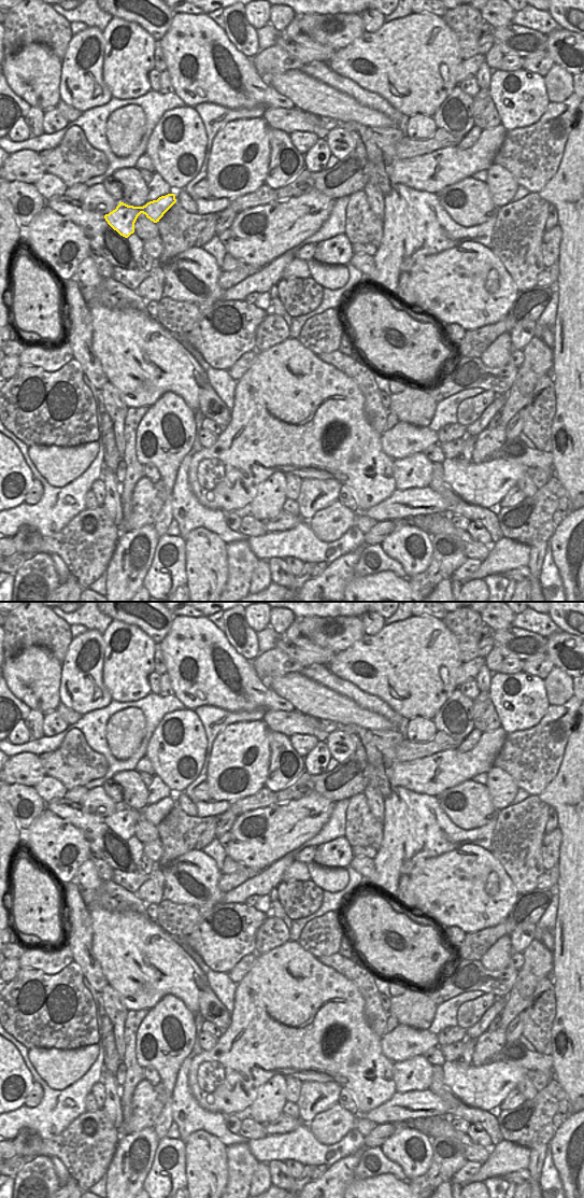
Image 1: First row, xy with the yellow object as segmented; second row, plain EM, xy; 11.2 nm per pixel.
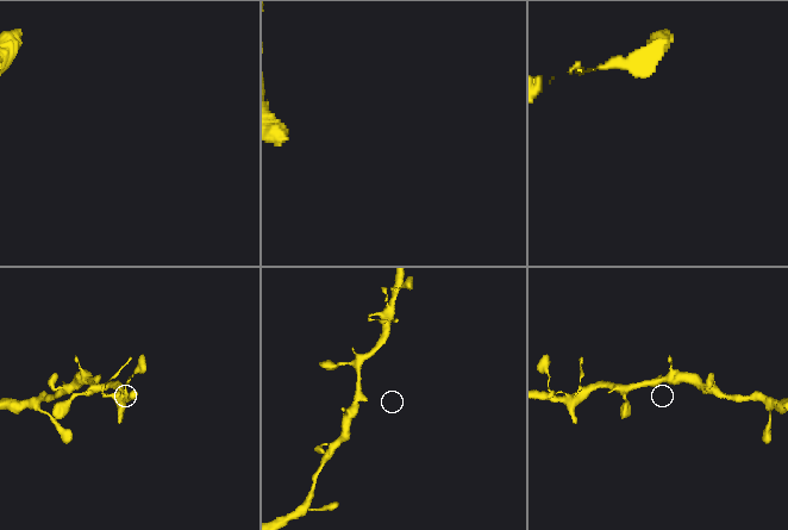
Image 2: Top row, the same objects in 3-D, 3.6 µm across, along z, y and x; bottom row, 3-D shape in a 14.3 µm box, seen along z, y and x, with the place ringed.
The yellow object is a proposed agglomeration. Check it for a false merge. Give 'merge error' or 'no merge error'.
no merge error

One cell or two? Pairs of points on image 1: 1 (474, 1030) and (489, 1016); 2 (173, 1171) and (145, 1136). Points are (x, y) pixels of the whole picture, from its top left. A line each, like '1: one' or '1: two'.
1: one
2: two

